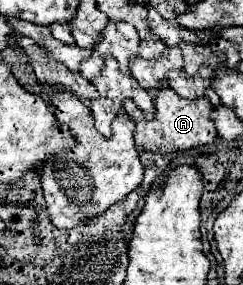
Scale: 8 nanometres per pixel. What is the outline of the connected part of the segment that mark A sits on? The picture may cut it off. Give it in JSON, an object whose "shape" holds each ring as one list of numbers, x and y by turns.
{"shape":[[171,88,159,90,155,98,155,116,153,120,147,120,139,106,133,100,125,100,125,112,133,116,135,120,135,144,143,150,161,150,161,152,177,152,177,150,189,150,203,144,213,144,217,138,217,130,213,126,213,120,209,118,213,106,207,96,187,100,175,94]]}

